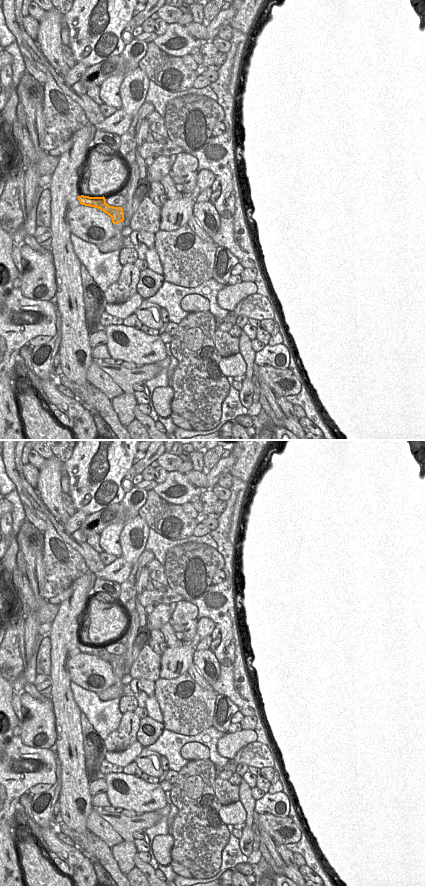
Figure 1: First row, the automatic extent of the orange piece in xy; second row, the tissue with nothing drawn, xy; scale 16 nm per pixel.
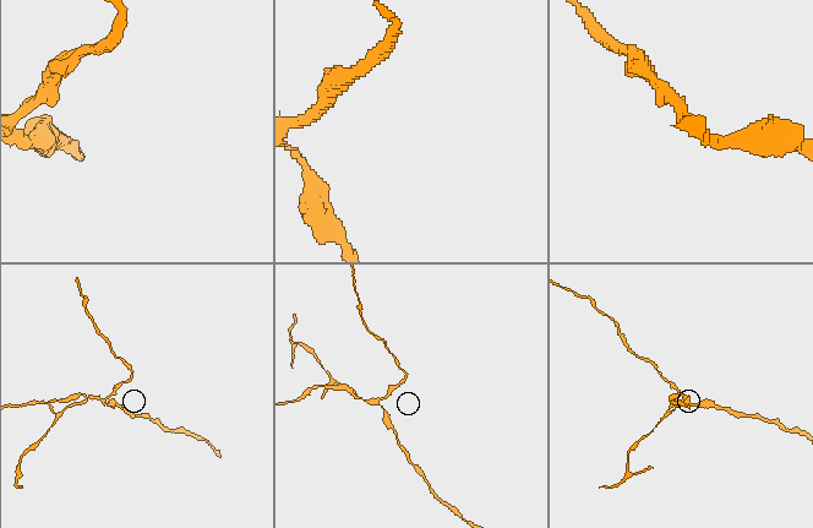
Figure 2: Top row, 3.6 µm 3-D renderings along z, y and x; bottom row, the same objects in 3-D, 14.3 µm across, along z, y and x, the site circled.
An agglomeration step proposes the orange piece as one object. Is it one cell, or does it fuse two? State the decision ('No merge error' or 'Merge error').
Merge error

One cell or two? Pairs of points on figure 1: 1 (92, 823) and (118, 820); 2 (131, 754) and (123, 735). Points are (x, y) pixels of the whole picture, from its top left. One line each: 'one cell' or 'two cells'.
1: two cells
2: two cells

